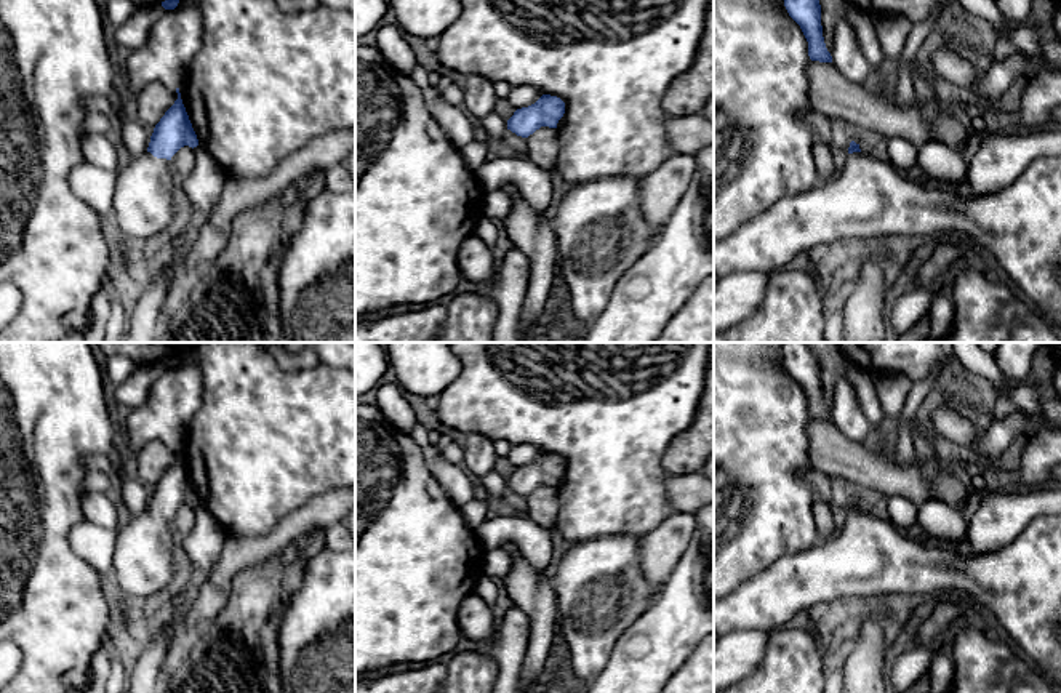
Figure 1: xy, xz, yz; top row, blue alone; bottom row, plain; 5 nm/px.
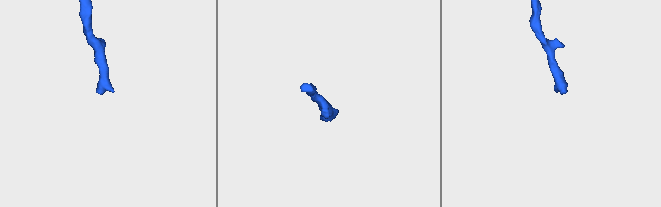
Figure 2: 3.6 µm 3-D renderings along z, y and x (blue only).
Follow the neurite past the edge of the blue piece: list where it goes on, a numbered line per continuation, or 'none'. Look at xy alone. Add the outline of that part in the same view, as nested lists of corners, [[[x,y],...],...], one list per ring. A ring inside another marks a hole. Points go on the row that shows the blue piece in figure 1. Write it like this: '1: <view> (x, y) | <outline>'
1: xy (146, 202) | [[[144,152],[115,173],[115,226],[136,245],[166,238],[182,219],[171,162]]]

